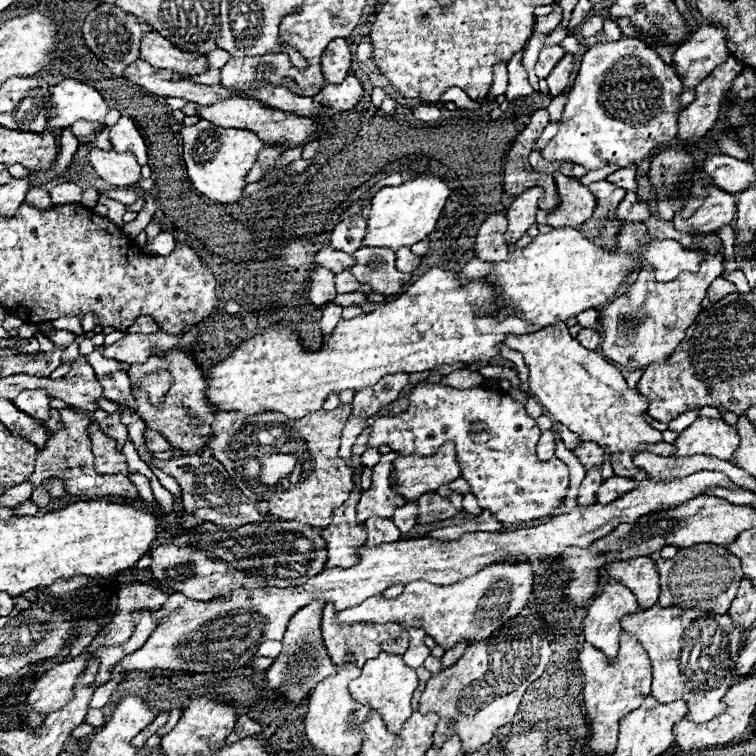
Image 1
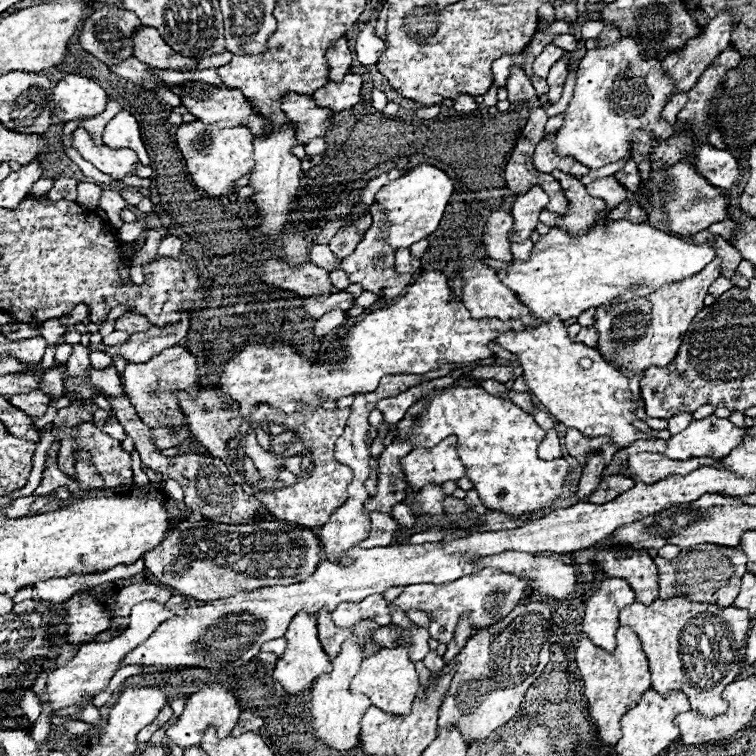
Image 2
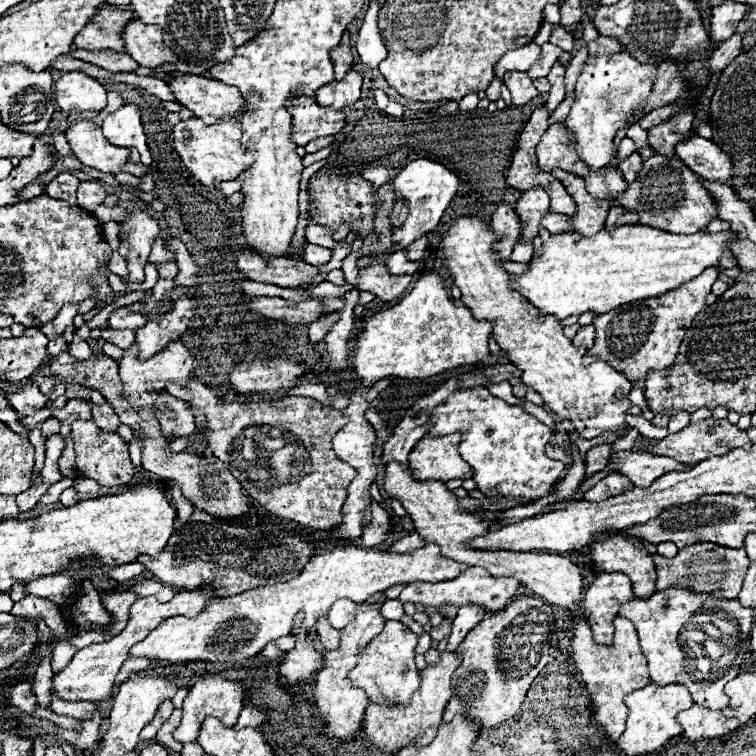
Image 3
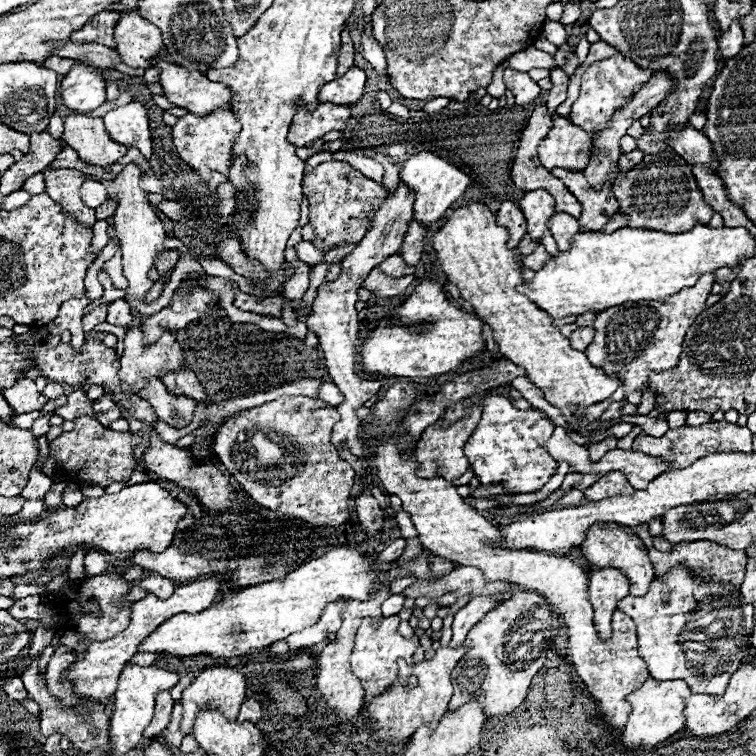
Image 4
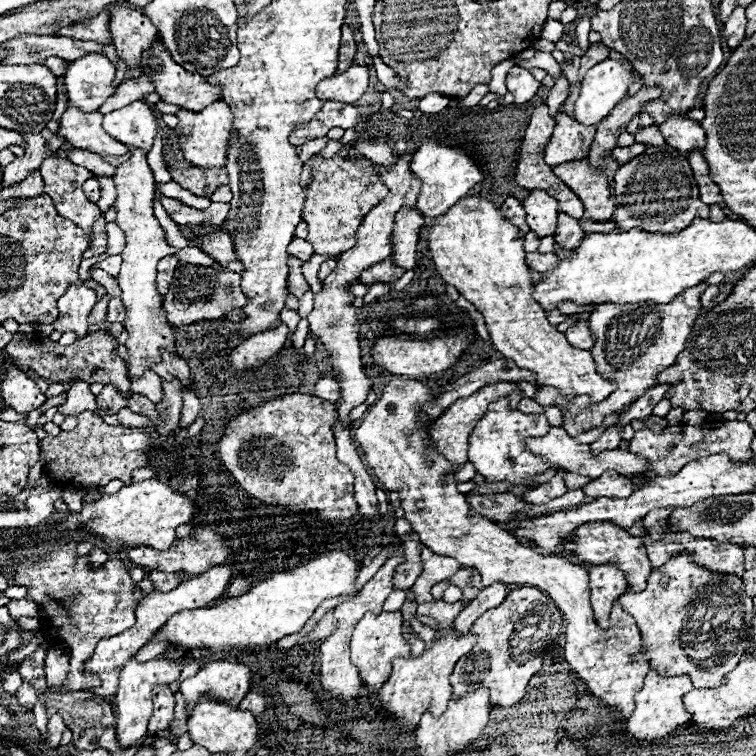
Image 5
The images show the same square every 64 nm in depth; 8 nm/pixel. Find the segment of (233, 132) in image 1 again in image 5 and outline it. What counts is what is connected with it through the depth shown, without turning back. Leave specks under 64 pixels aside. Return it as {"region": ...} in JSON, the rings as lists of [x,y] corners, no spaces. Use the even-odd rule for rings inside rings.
{"region":[[[216,100],[214,104],[206,106],[202,112],[188,112],[180,108],[176,116],[180,118],[178,130],[184,134],[180,144],[184,150],[184,158],[198,168],[212,168],[212,166],[222,168],[226,164],[226,144],[228,144],[230,126],[234,120],[230,106],[224,100]]]}

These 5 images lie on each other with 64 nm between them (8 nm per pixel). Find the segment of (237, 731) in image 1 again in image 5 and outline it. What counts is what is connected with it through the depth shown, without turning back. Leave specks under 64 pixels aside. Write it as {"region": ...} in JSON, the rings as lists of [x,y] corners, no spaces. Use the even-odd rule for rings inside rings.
{"region":[[[248,692],[242,702],[240,702],[240,708],[242,710],[250,710],[254,716],[262,714],[264,708],[266,708],[266,698],[260,694],[260,692]]]}

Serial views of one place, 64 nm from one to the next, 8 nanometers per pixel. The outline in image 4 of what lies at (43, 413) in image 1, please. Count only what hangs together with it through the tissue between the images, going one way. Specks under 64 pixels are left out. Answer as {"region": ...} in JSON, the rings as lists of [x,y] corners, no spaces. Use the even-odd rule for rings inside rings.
{"region":[[[20,376],[14,386],[4,388],[2,394],[4,394],[6,402],[12,406],[12,410],[14,410],[16,414],[26,414],[26,412],[40,410],[40,408],[48,402],[48,398],[42,396],[42,394],[36,390],[34,380],[24,378],[24,376]]]}

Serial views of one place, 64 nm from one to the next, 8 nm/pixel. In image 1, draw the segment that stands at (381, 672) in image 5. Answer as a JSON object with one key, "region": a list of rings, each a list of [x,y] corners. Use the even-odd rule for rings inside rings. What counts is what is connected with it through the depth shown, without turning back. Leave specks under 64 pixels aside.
{"region":[[[382,652],[380,656],[368,660],[364,666],[362,666],[362,674],[350,682],[350,692],[356,700],[360,702],[366,702],[370,704],[372,710],[378,710],[380,716],[384,718],[384,722],[388,724],[388,728],[392,732],[398,732],[400,726],[410,718],[412,714],[412,706],[410,706],[410,700],[412,700],[412,694],[418,686],[418,678],[416,678],[416,672],[414,668],[410,668],[404,658],[400,654],[388,654],[388,652]]]}

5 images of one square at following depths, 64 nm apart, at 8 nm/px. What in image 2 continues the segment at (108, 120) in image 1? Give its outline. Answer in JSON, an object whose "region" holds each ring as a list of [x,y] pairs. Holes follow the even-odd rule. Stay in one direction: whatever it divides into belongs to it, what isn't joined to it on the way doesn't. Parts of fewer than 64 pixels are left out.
{"region":[[[104,110],[100,116],[86,118],[84,122],[80,122],[80,126],[86,128],[86,130],[96,138],[96,140],[100,140],[102,134],[104,134],[104,126],[106,126],[108,120],[112,120],[116,114],[118,114],[118,110]]]}

